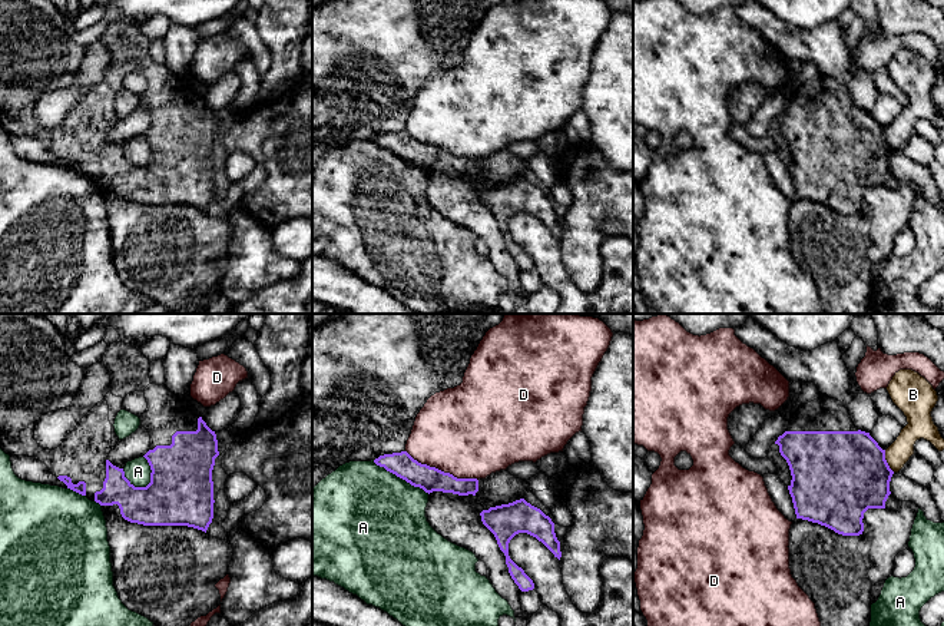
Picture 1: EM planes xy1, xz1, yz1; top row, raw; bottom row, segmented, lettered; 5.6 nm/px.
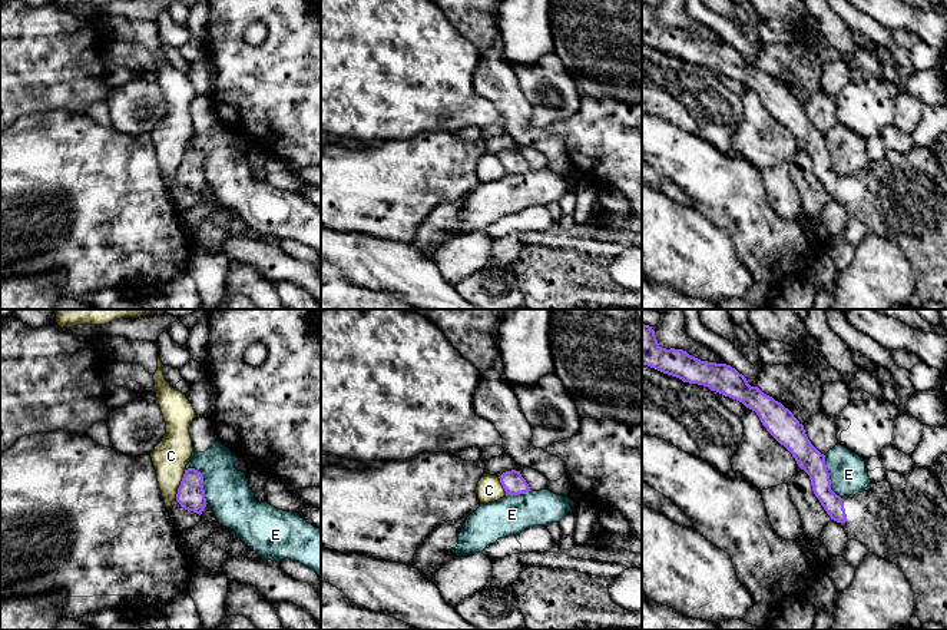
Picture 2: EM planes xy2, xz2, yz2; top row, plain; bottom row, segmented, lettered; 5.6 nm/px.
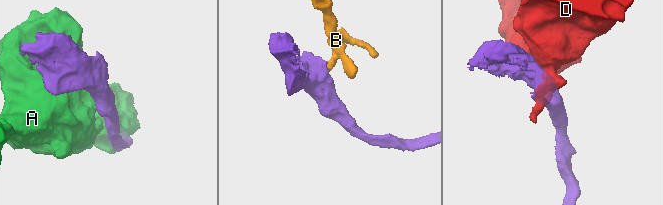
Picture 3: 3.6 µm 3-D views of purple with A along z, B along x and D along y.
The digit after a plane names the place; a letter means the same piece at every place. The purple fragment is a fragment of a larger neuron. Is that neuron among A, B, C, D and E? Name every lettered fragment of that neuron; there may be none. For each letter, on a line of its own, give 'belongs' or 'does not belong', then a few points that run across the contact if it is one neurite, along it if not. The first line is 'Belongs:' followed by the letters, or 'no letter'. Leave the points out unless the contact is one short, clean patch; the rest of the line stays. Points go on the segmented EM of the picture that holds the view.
Belongs: no letter
A: does not belong
B: does not belong; line yz1 (884, 450), (884, 459), (894, 472)
C: does not belong; line xy2 (185, 468), (175, 497)
D: does not belong
E: does not belong; line xy2 (188, 467), (194, 467), (201, 473), (204, 497), (208, 503)

